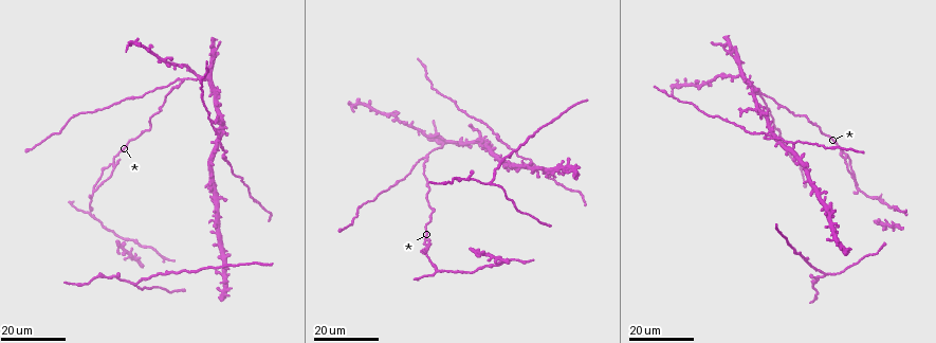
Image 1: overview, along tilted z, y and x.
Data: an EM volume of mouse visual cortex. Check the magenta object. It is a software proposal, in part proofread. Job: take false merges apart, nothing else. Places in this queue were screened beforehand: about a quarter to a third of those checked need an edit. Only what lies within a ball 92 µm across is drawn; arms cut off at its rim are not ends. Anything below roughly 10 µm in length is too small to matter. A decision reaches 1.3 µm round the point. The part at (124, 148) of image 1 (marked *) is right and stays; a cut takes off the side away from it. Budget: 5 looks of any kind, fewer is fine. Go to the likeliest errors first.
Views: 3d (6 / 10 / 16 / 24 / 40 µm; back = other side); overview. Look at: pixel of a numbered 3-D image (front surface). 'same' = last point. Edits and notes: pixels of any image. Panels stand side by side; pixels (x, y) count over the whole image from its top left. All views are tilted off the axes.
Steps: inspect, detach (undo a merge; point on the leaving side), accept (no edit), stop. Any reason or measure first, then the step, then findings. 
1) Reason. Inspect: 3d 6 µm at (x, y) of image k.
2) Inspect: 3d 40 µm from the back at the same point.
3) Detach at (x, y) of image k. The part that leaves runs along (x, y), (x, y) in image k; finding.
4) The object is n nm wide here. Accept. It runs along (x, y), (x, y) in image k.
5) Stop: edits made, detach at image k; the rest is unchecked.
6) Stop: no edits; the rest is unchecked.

Inspect: 3d 24 µm at (768, 131) of image 1.

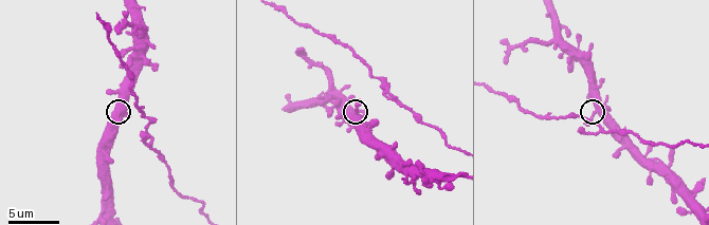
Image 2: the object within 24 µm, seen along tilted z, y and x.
Inspect: 3d 6 µm at (358, 117) of image 2.

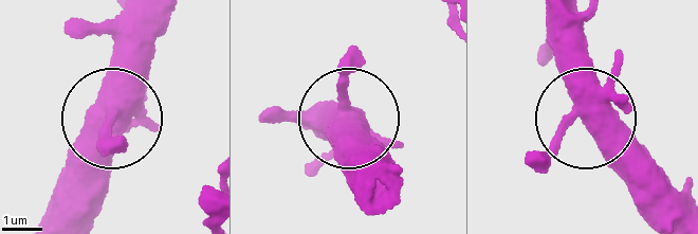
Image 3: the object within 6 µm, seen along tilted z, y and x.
Accept. It runs along (550, 22), (588, 130), (635, 203) in image 3; continuous, no second neuron.

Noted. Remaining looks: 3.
Side arm on a straight run. Inspect: 3d 10 µm at (602, 128) of image 2.

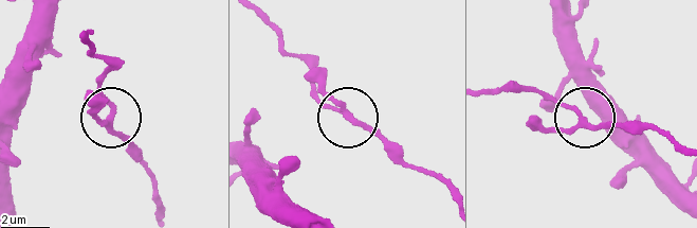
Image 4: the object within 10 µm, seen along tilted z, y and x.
3 arms meet here. Accept. Continuous, no second neuron.

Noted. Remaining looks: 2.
Inspect: 3d 16 µm at (487, 184) of image 1.

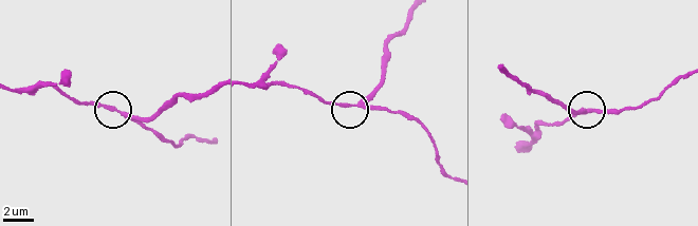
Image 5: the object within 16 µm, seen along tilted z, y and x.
Inspect: 3d 10 µm at (361, 103) of image 5.

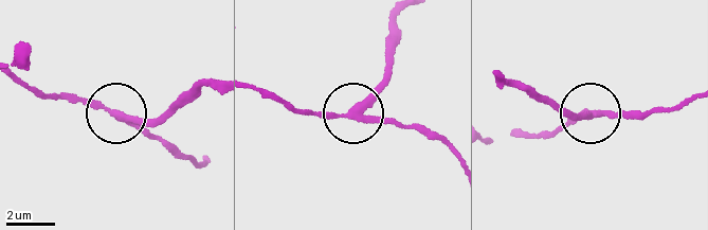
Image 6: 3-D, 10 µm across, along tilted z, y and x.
Detach at (384, 85) of image 6. The part that leaves runs along (587, 117), (530, 96), (495, 71) in image 6; two neurons meet here.

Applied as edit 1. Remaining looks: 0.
Stop: edits made, detach at image 6; the rest is unchecked.

